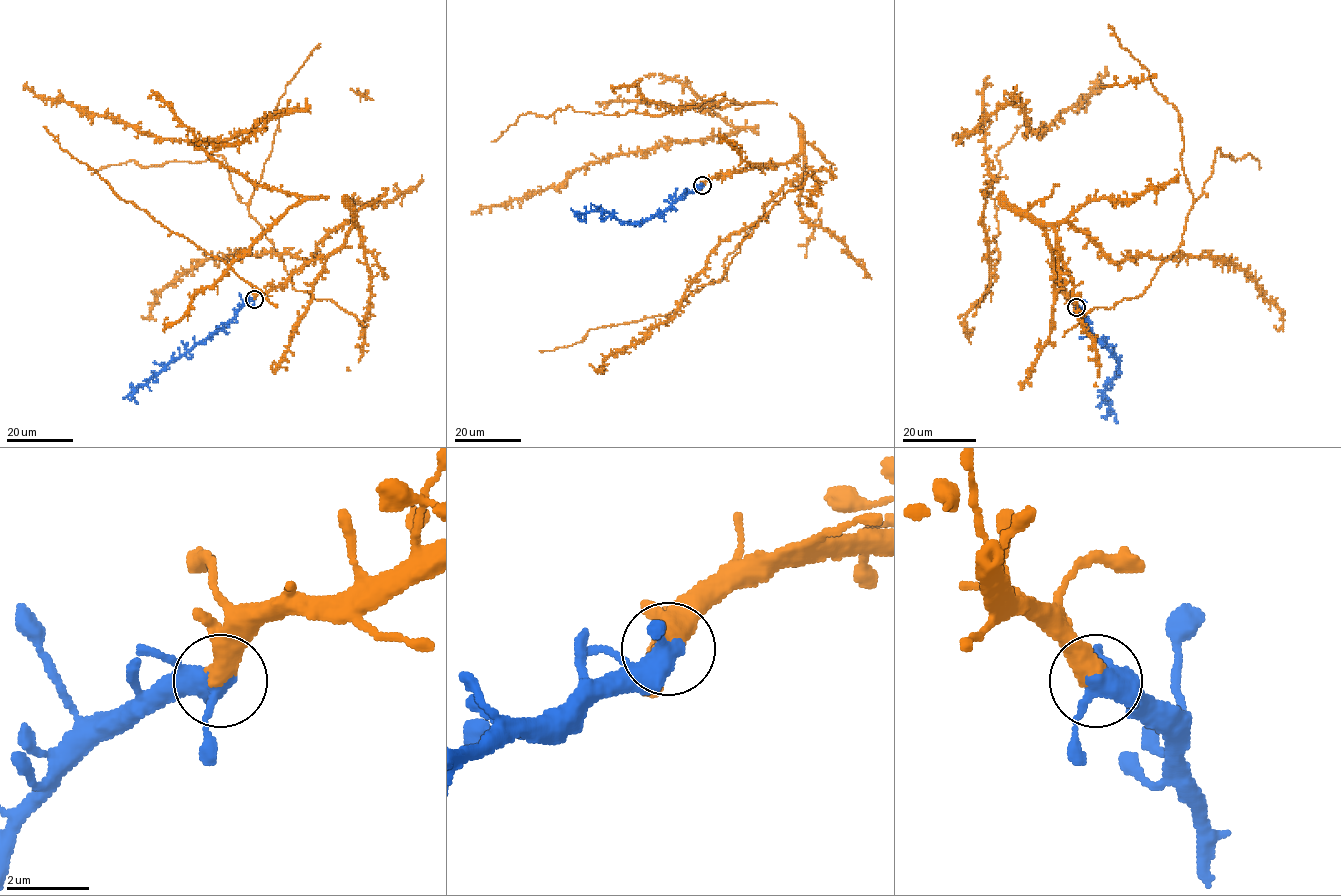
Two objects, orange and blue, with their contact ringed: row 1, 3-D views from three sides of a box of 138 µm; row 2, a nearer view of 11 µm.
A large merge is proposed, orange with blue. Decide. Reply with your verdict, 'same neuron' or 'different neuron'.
same neuron

